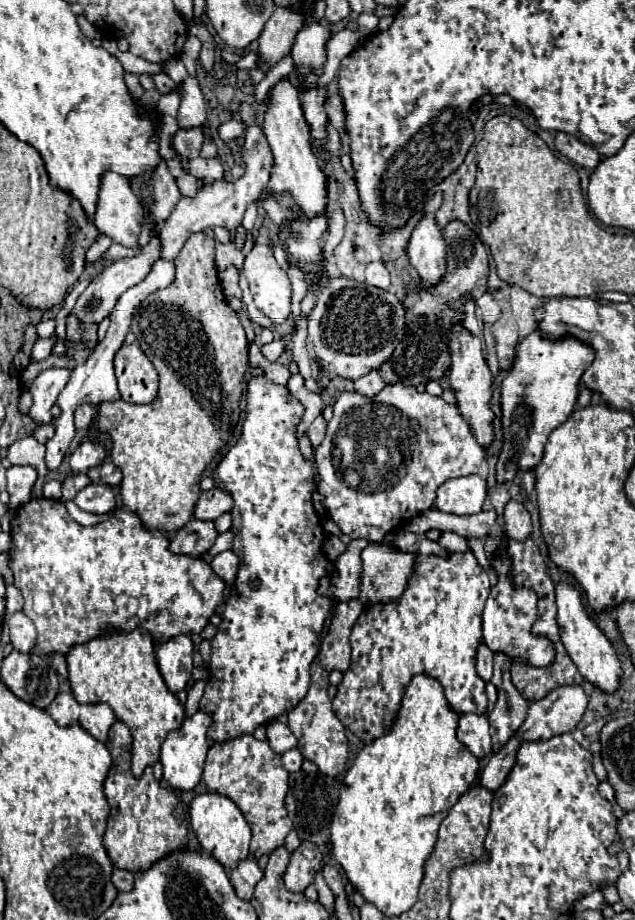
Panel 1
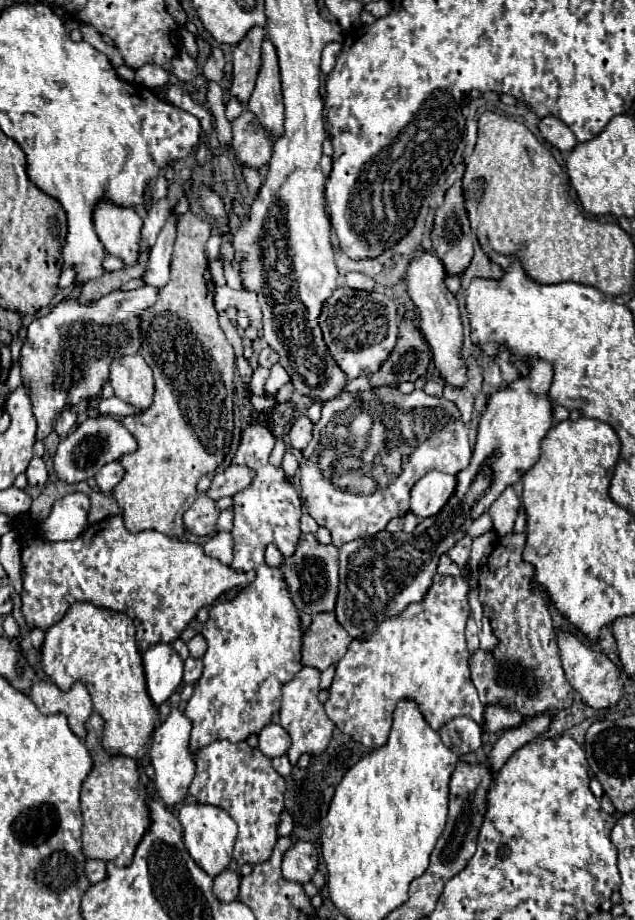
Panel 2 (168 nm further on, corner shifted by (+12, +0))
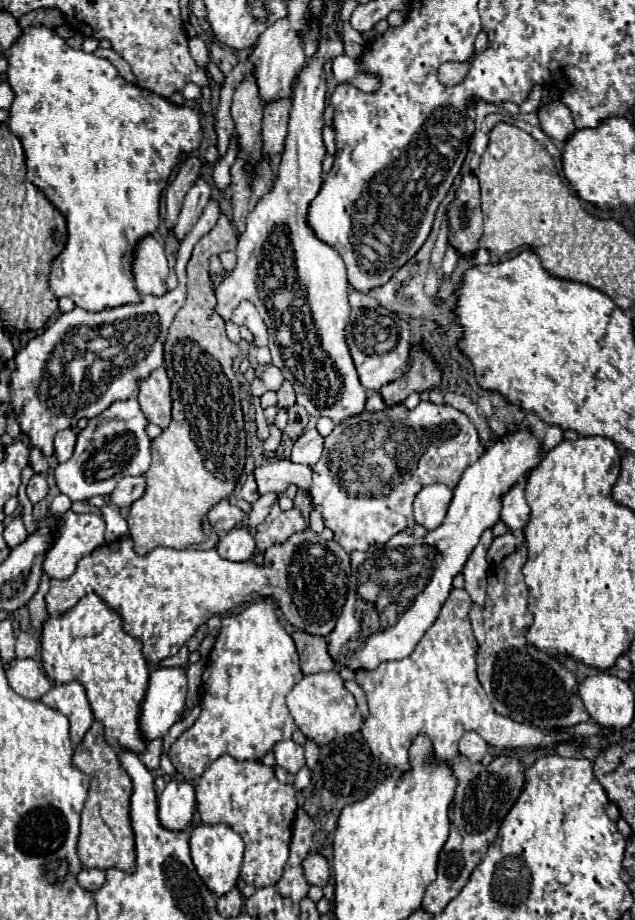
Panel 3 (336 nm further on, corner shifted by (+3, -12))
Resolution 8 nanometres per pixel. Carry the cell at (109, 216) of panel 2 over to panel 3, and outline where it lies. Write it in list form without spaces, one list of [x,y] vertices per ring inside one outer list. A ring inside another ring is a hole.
[[[146,235],[138,241],[132,261],[132,275],[136,289],[144,295],[164,295],[166,293],[166,277],[168,277],[168,261],[164,255],[164,247],[152,235]]]

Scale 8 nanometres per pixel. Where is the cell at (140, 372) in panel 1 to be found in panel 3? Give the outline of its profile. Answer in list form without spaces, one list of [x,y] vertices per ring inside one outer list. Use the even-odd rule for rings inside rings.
[[[164,367],[154,369],[150,377],[138,381],[136,399],[150,423],[156,423],[162,429],[170,423],[170,379]]]

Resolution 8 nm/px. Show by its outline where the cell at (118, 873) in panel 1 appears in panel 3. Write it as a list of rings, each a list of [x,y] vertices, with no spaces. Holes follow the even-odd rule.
[[[82,869],[78,875],[78,883],[80,887],[84,887],[86,891],[98,891],[104,883],[106,883],[106,873],[102,869]]]

